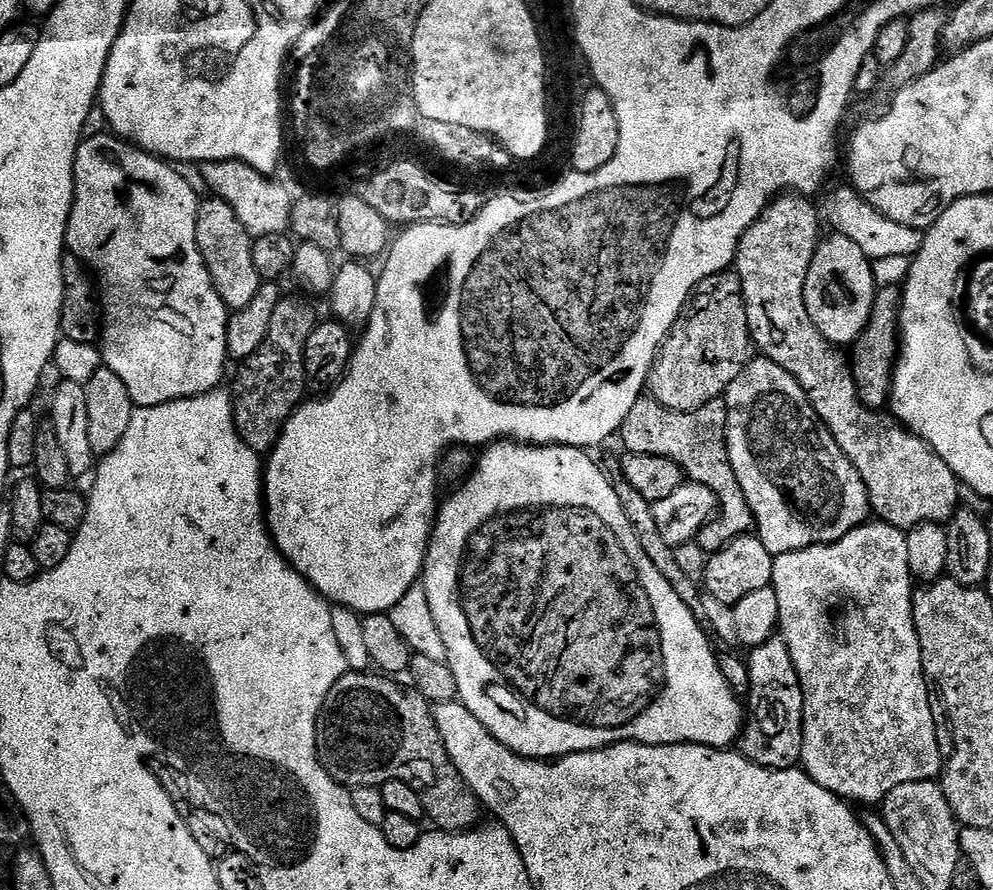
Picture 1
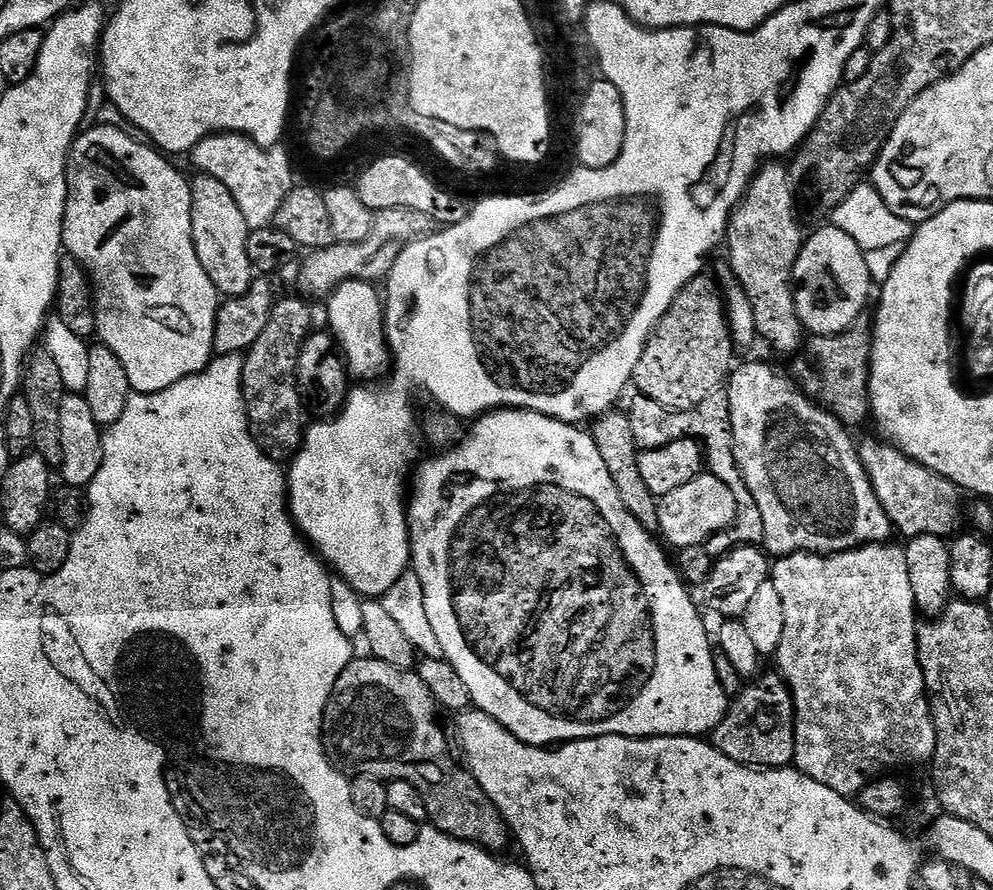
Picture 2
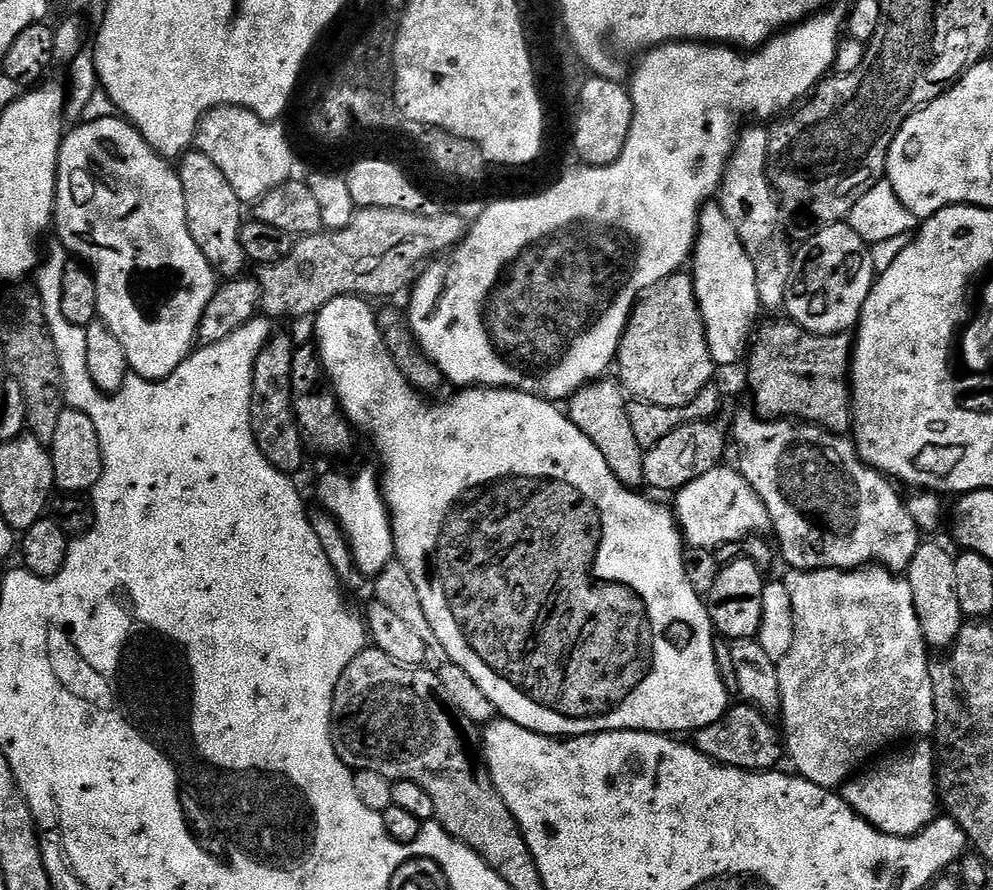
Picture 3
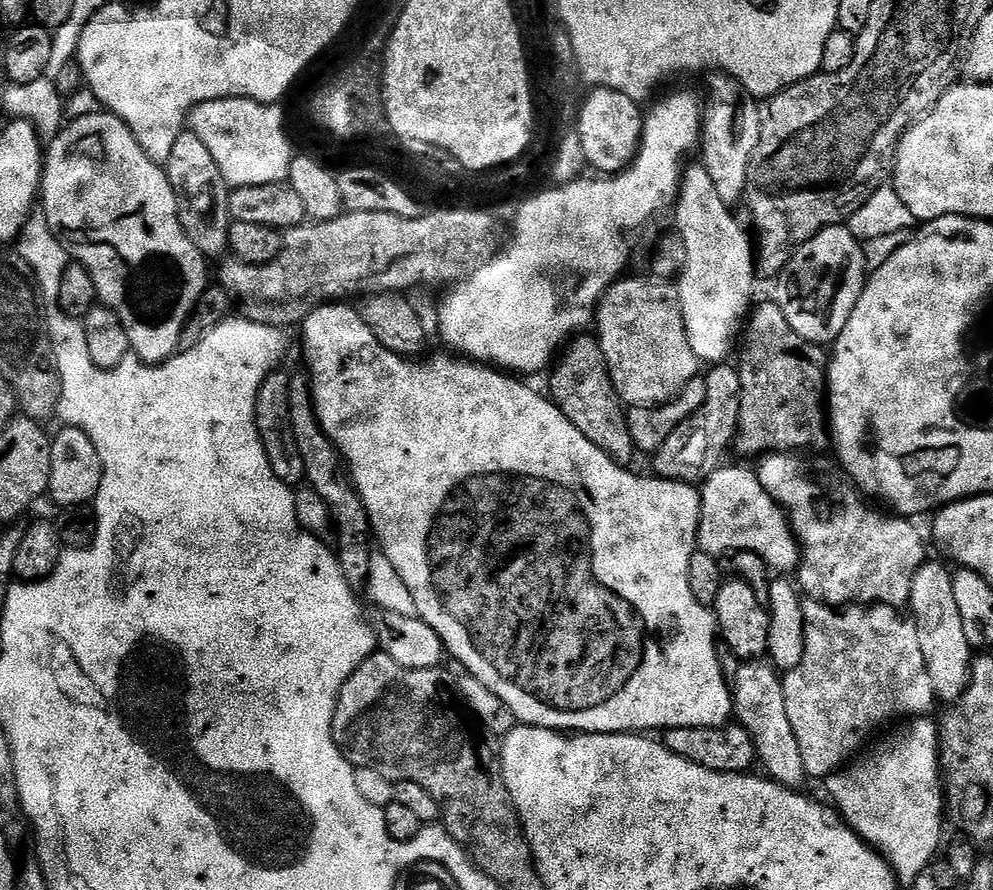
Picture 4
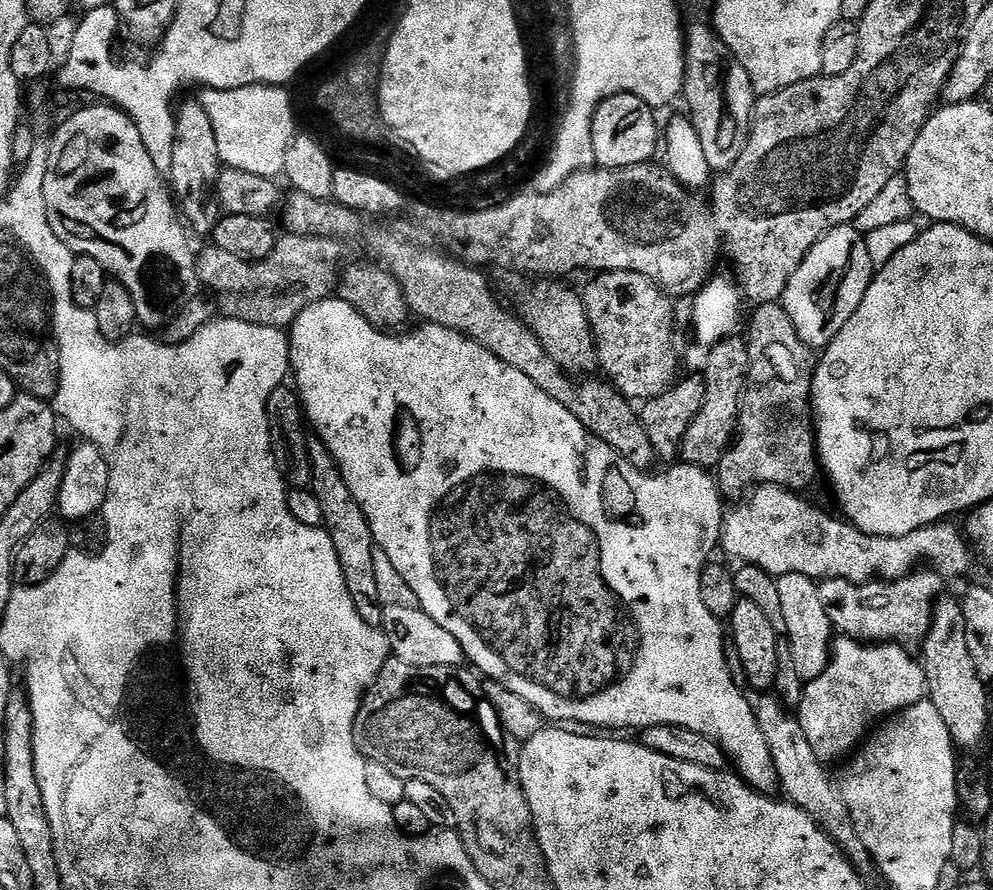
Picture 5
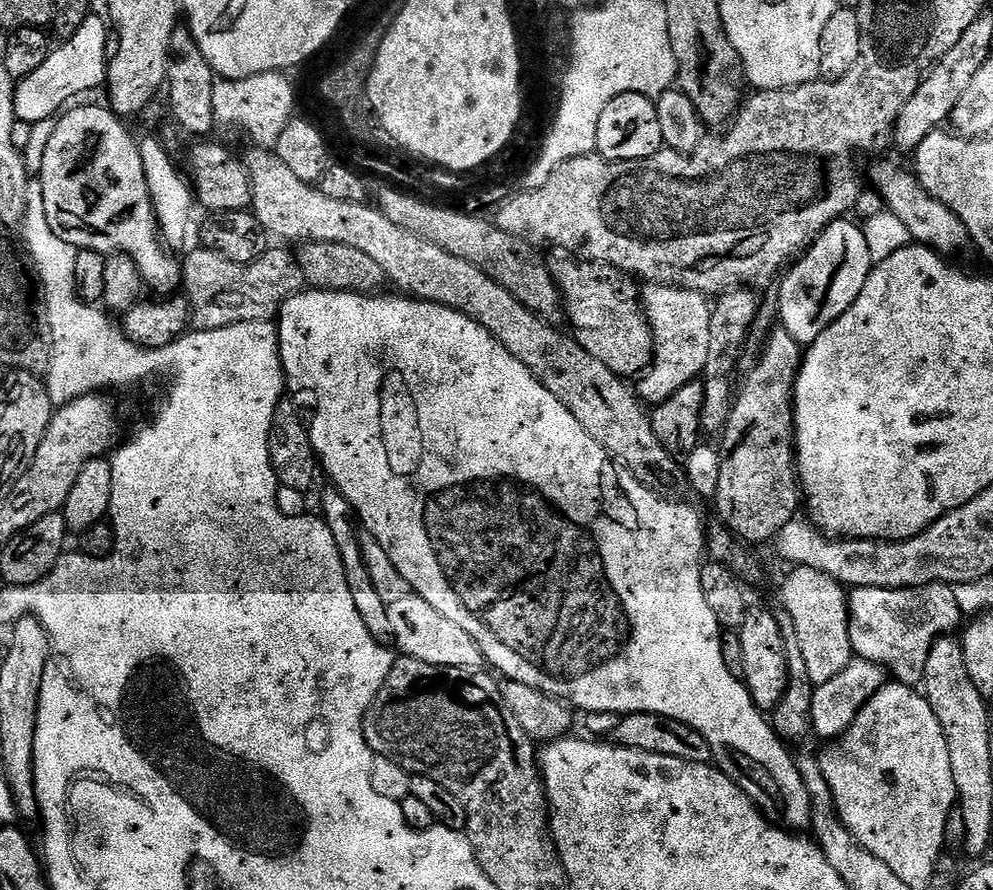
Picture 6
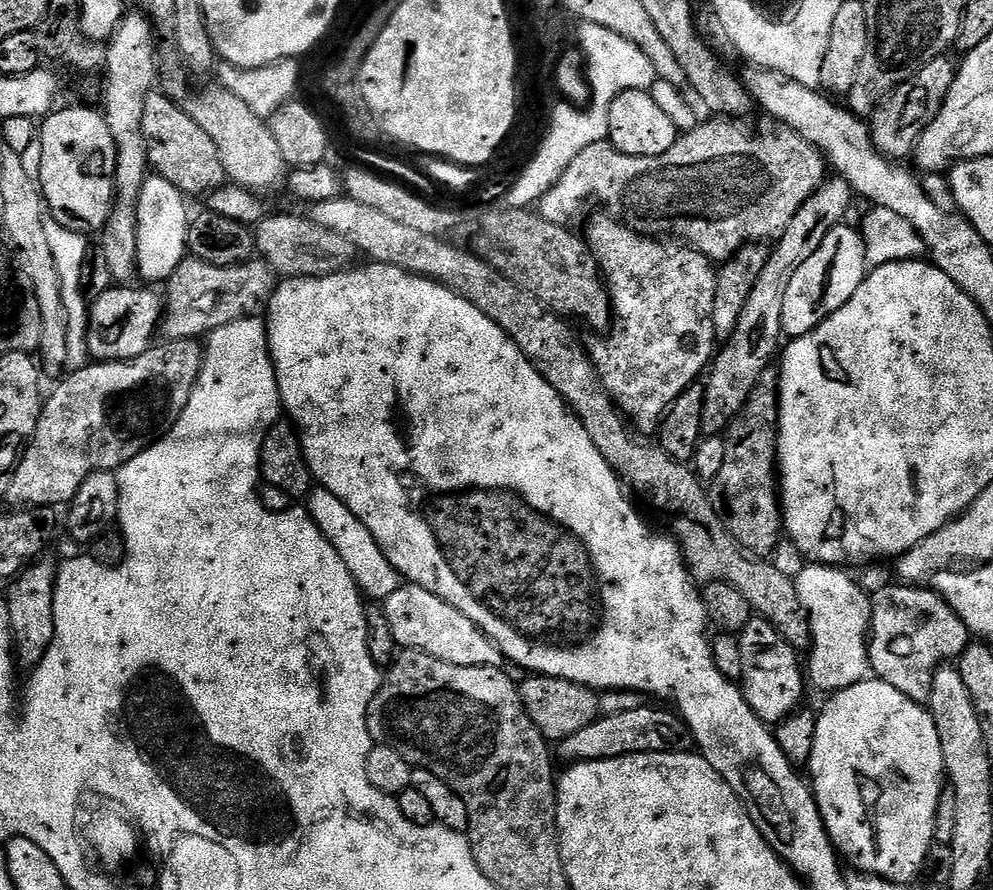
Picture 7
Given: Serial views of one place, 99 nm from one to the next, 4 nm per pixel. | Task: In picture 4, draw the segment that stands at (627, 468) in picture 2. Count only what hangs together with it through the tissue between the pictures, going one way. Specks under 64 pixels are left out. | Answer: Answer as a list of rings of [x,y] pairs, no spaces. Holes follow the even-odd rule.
[[[592,334],[581,335],[559,357],[550,375],[552,375],[550,396],[562,410],[562,414],[566,414],[566,418],[575,428],[582,430],[586,438],[590,438],[603,452],[607,452],[617,464],[631,465],[633,463],[631,460],[638,456],[638,449],[632,440],[626,405],[620,399],[620,394],[612,381],[612,371],[608,368],[599,339]]]

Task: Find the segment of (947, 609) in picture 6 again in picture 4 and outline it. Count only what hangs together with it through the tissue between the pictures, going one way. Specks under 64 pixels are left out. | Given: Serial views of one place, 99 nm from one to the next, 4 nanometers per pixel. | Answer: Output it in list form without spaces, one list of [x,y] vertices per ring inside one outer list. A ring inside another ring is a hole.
[[[773,452],[761,459],[758,465],[762,486],[772,499],[787,511],[791,529],[802,541],[802,559],[798,567],[799,587],[803,595],[833,606],[852,606],[857,602],[904,606],[911,601],[912,583],[928,556],[928,544],[920,533],[915,519],[891,511],[875,512],[868,508],[869,501],[855,480],[844,471],[835,459],[827,460],[824,454],[799,452]]]

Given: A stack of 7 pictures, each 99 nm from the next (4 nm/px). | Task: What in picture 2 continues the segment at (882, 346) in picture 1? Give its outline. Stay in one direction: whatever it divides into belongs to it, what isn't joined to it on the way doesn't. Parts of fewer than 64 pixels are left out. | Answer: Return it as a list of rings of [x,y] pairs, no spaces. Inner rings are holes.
[[[862,314],[844,332],[835,332],[833,336],[813,335],[806,344],[808,357],[792,368],[791,375],[804,395],[811,396],[820,407],[828,409],[849,430],[855,430],[870,416],[872,399],[868,393],[868,383],[872,377],[873,335],[873,317]]]

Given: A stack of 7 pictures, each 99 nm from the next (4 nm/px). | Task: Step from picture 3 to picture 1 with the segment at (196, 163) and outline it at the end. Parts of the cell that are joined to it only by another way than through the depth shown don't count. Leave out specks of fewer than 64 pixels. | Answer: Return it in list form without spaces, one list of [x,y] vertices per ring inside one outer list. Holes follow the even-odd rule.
[[[204,198],[199,201],[199,205],[196,215],[198,250],[206,262],[214,290],[218,290],[222,302],[229,310],[237,312],[254,299],[262,283],[258,270],[254,270],[253,238],[226,202],[217,198]]]

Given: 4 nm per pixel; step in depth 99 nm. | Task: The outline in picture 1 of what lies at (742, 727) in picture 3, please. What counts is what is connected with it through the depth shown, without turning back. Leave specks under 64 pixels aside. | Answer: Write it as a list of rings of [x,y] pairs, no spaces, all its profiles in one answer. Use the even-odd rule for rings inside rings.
[[[777,634],[771,636],[766,642],[762,642],[757,648],[751,649],[747,653],[748,655],[748,704],[746,700],[746,719],[744,721],[744,727],[740,734],[738,741],[738,751],[741,756],[744,756],[750,762],[754,762],[758,766],[763,768],[769,768],[770,770],[786,770],[787,768],[794,768],[800,764],[800,755],[802,754],[802,734],[804,733],[804,695],[802,694],[802,686],[800,685],[800,679],[798,678],[798,670],[794,666],[794,662],[790,658],[790,650],[786,646],[784,637]]]

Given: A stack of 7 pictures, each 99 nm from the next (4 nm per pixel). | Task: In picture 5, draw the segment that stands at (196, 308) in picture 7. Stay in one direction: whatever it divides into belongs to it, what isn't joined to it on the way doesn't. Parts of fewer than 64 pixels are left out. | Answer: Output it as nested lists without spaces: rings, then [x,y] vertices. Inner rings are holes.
[[[284,234],[265,260],[254,261],[234,258],[226,250],[209,246],[196,257],[196,273],[225,317],[288,330],[306,306],[333,295],[345,263],[344,248],[339,240]]]

